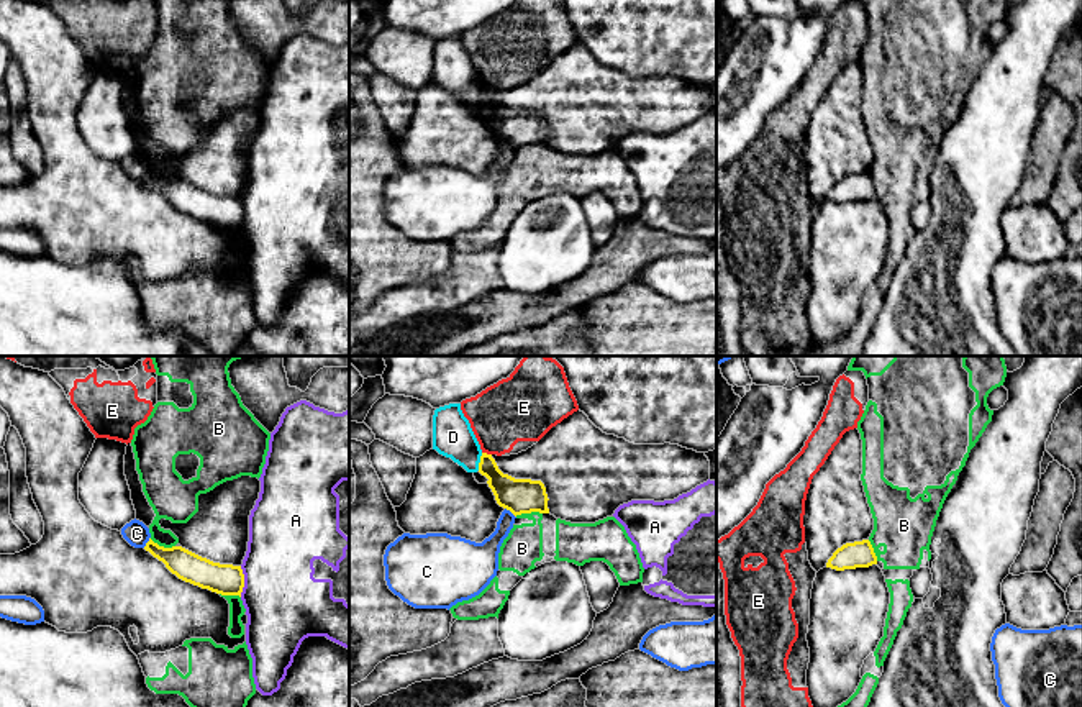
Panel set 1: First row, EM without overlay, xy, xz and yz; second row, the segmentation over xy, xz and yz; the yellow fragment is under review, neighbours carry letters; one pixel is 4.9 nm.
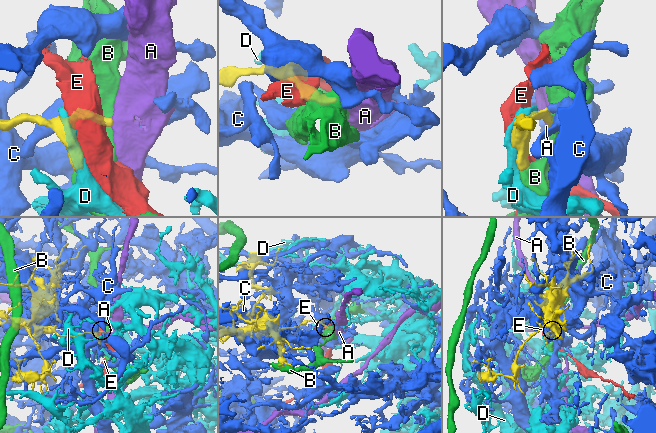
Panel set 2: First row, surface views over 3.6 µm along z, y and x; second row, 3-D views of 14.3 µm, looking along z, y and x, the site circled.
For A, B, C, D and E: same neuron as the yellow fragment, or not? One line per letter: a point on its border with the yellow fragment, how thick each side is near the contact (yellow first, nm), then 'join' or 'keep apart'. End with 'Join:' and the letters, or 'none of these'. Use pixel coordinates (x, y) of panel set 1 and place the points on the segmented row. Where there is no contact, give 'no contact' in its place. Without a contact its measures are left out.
A: xy (243, 581) | 160/380 nm | keep apart
B: xz (528, 512) | 180/190 nm | keep apart
C: xz (510, 510) | 180/130 nm | keep apart
D: xz (481, 461) | 170/200 nm | keep apart
E: xz (486, 453) | 160/320 nm | keep apart
Join: none of these

